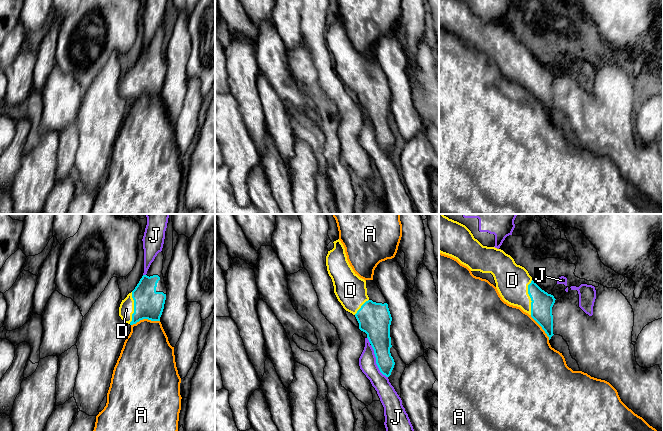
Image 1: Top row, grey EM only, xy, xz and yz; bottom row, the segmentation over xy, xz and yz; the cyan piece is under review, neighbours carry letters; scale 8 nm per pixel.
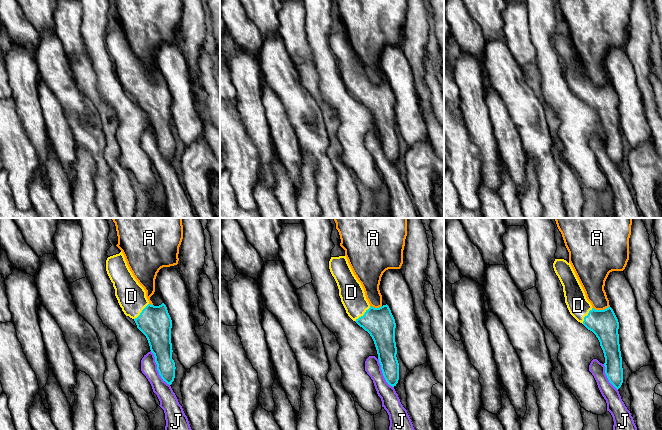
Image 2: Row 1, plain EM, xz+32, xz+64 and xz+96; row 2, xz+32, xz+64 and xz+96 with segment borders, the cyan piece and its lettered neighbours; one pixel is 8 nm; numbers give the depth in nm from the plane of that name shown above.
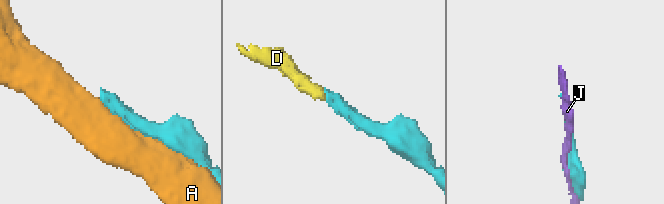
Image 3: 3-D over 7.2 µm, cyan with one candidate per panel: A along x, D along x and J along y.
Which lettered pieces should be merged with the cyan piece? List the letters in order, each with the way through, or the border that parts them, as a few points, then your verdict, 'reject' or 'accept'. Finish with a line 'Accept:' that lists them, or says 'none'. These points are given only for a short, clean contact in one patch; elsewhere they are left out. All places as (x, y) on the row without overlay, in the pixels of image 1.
A: reject
D: accept
J: reject
Accept: D

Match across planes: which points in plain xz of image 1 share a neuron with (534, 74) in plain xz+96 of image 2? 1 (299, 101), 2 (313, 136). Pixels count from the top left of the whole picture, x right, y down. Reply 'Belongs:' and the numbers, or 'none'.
Belongs: none

